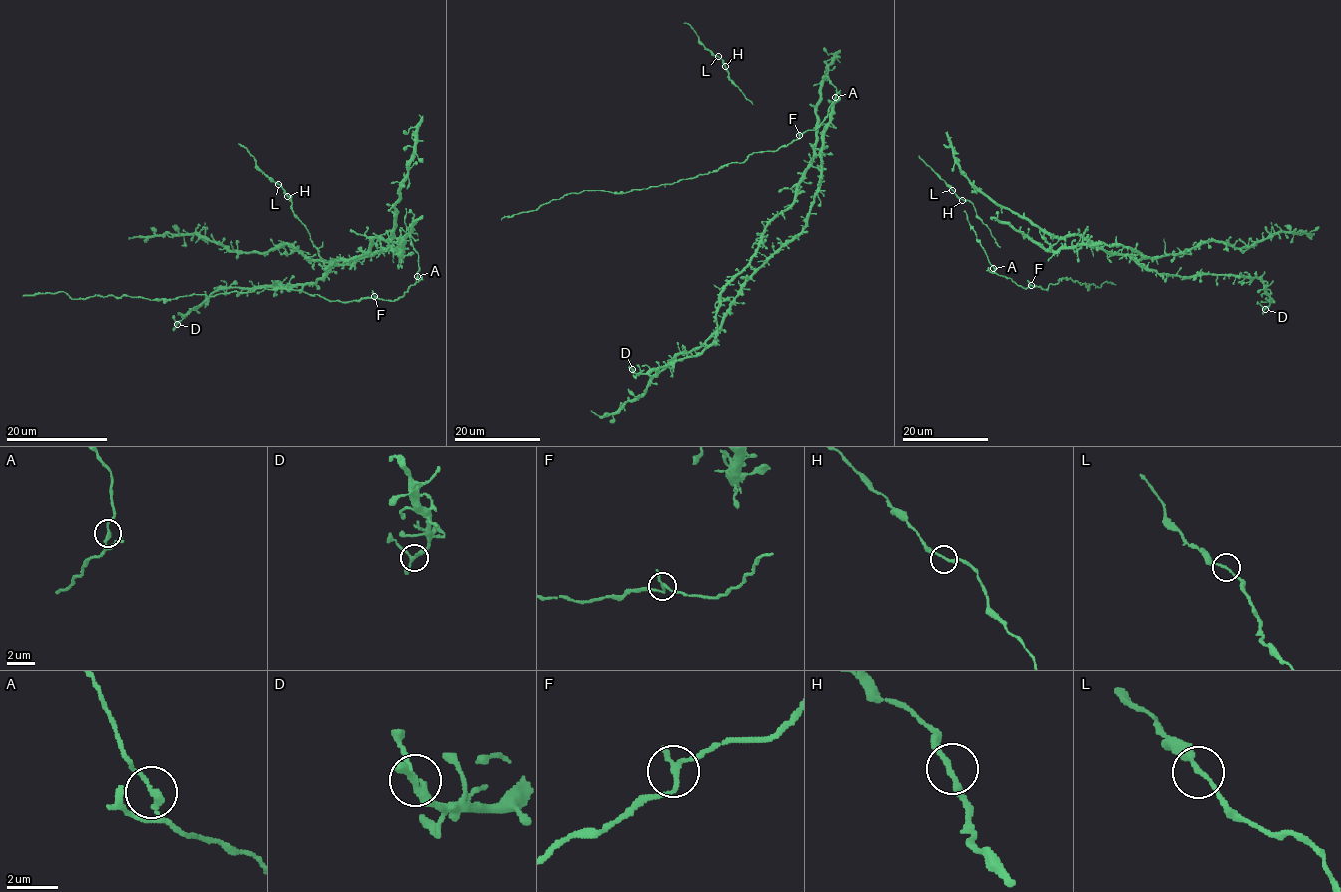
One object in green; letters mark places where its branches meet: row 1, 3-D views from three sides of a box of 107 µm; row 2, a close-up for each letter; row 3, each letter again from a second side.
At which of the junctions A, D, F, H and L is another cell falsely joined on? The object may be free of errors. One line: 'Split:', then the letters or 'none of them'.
Split: A

